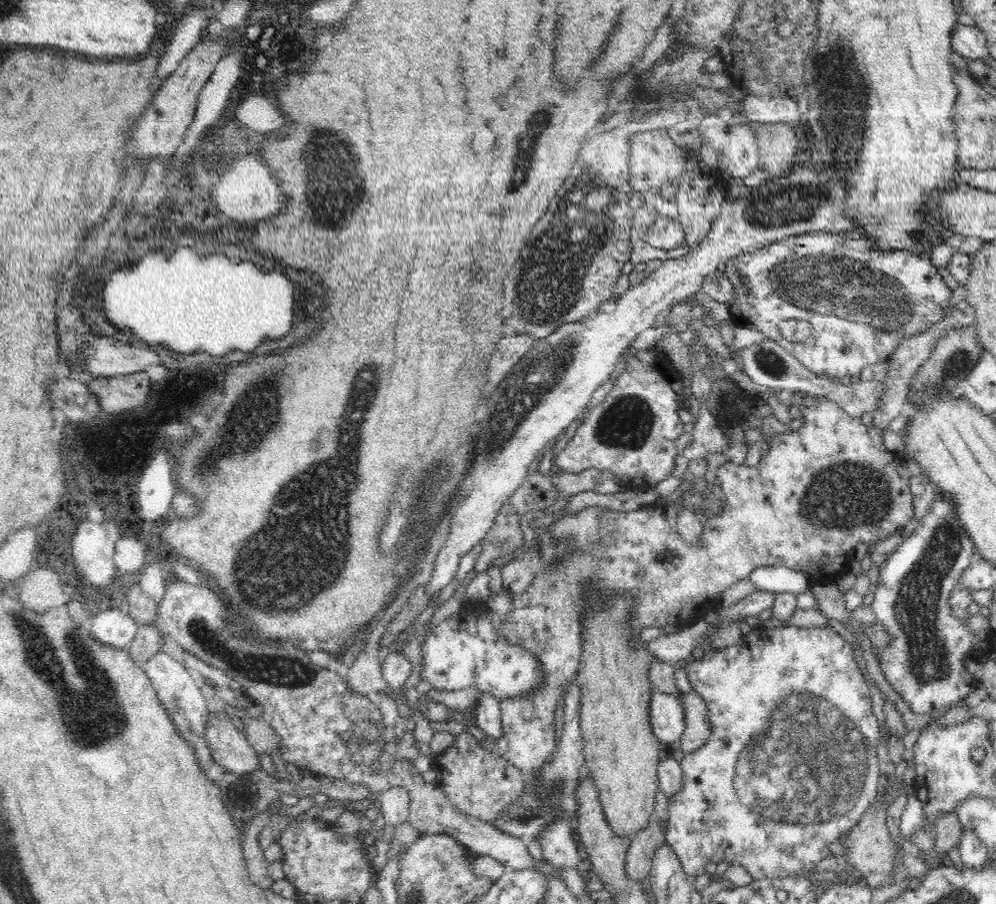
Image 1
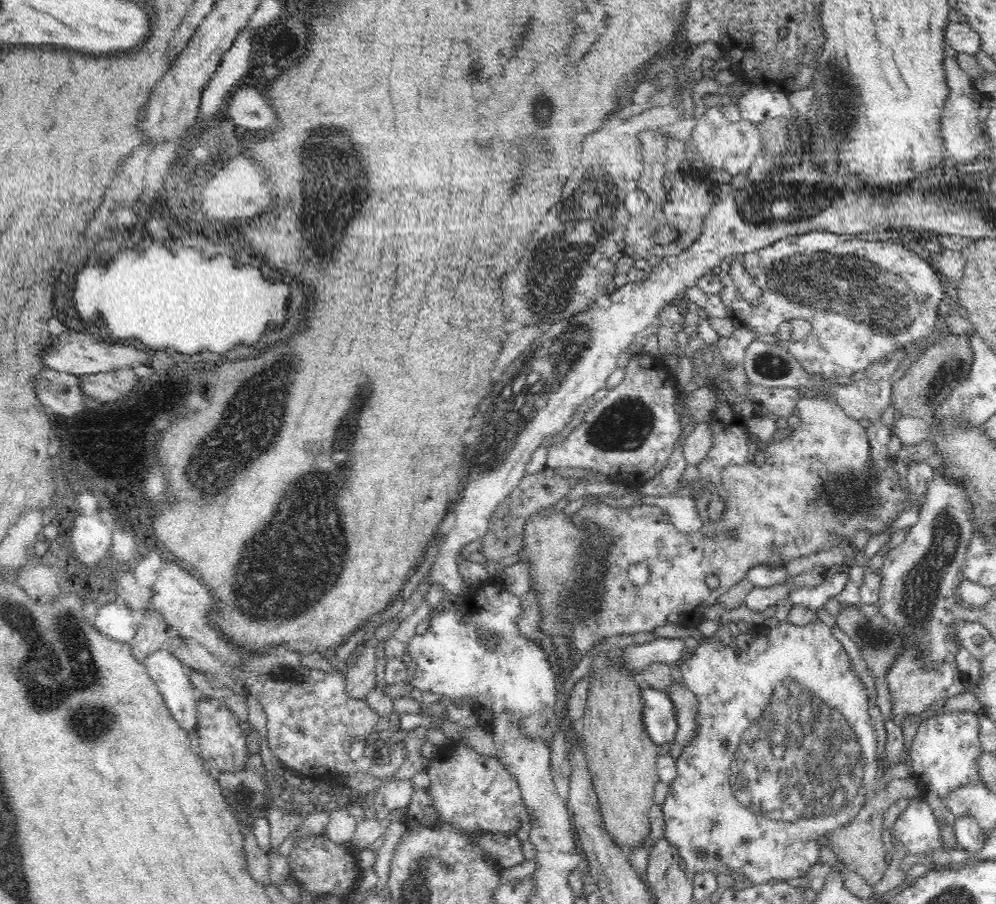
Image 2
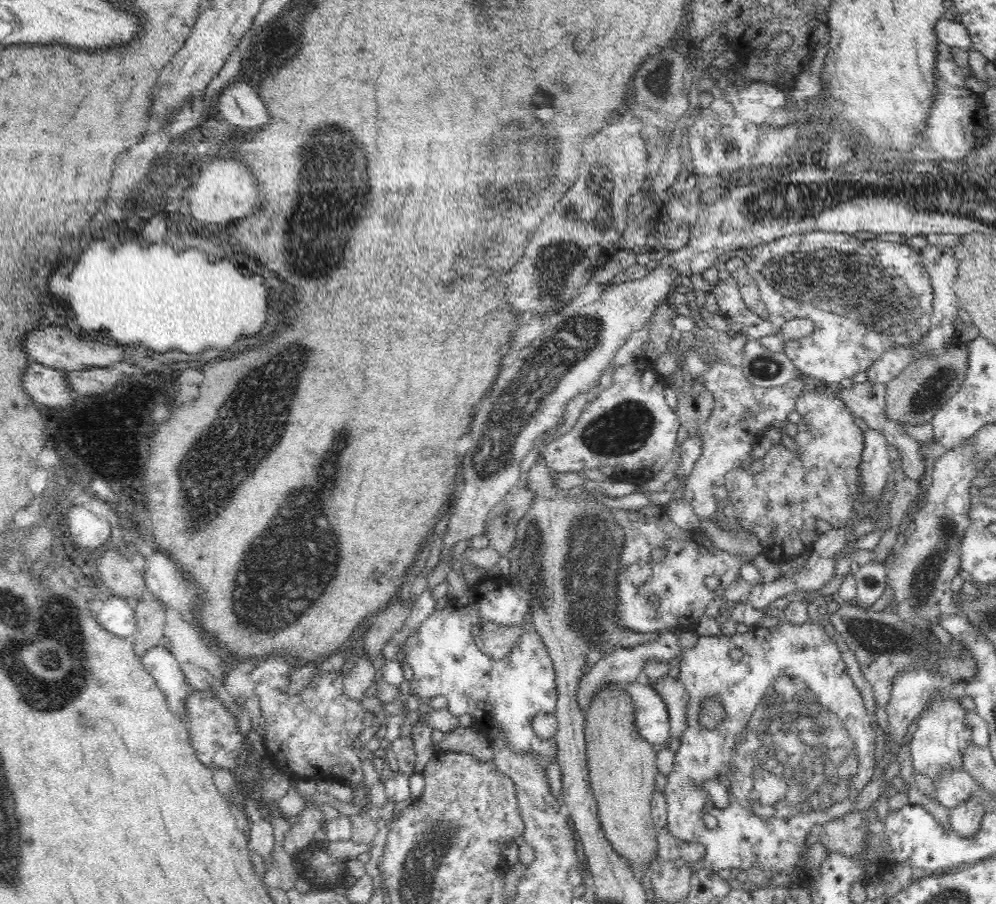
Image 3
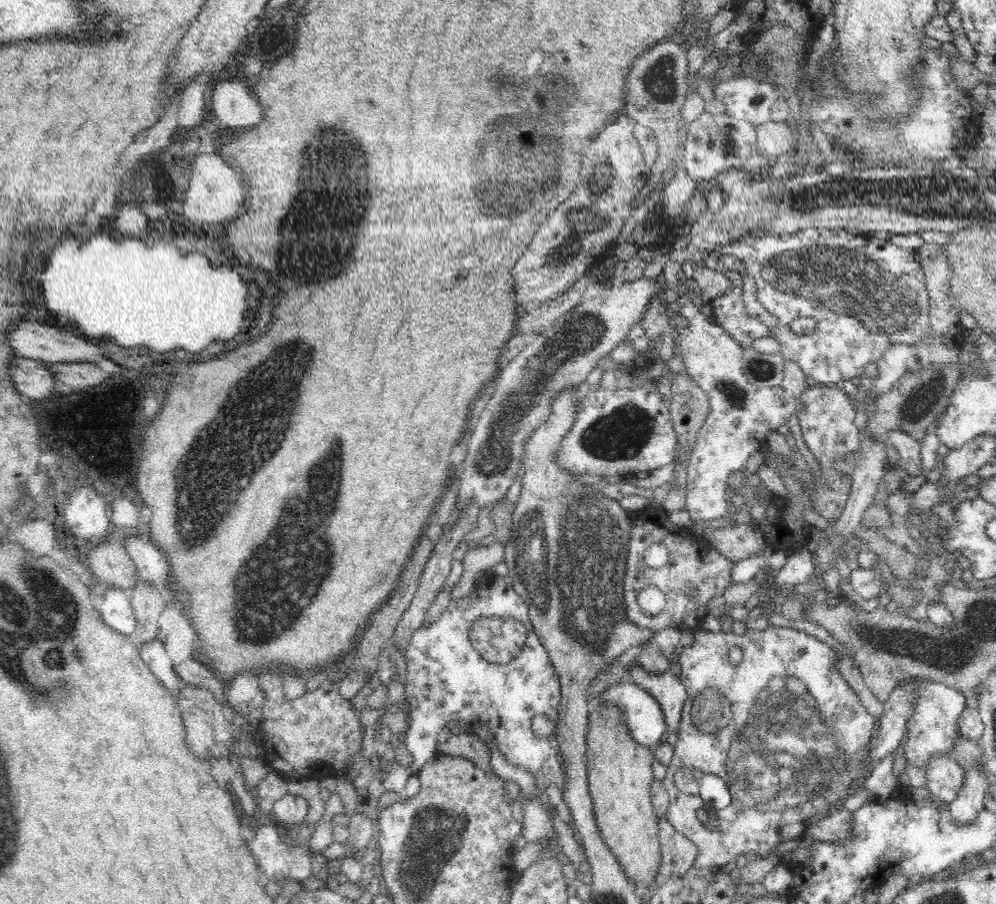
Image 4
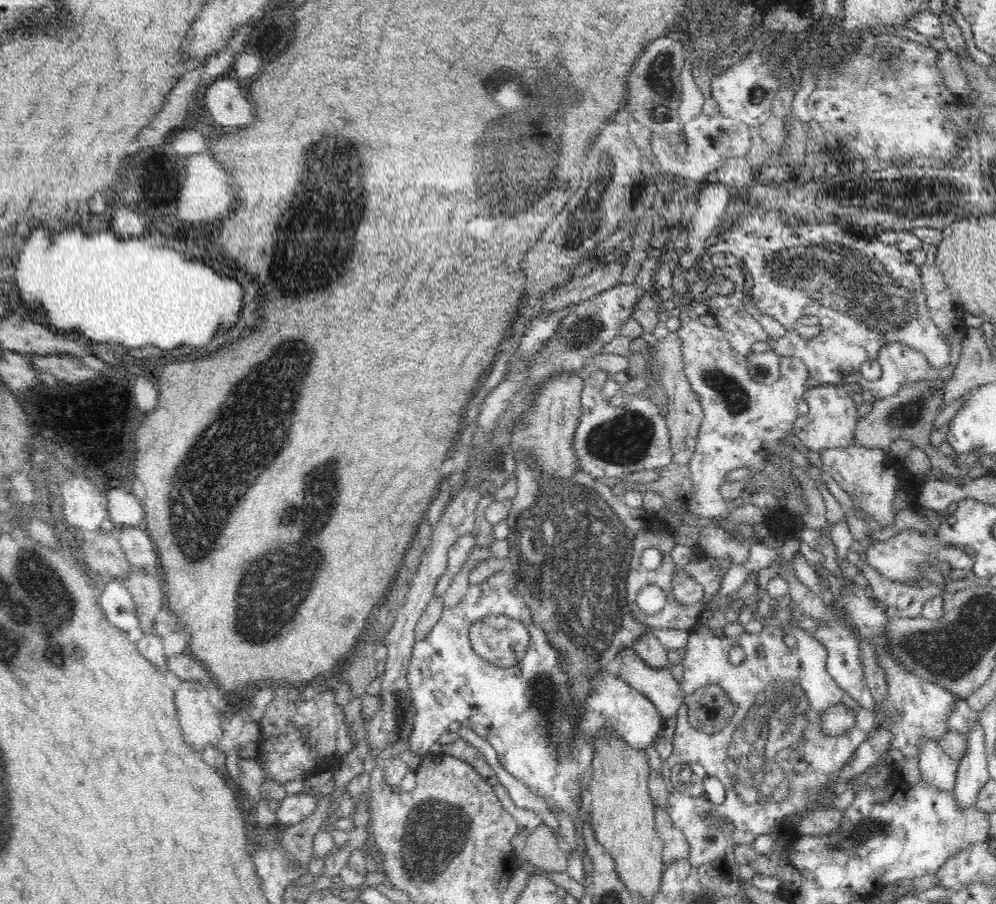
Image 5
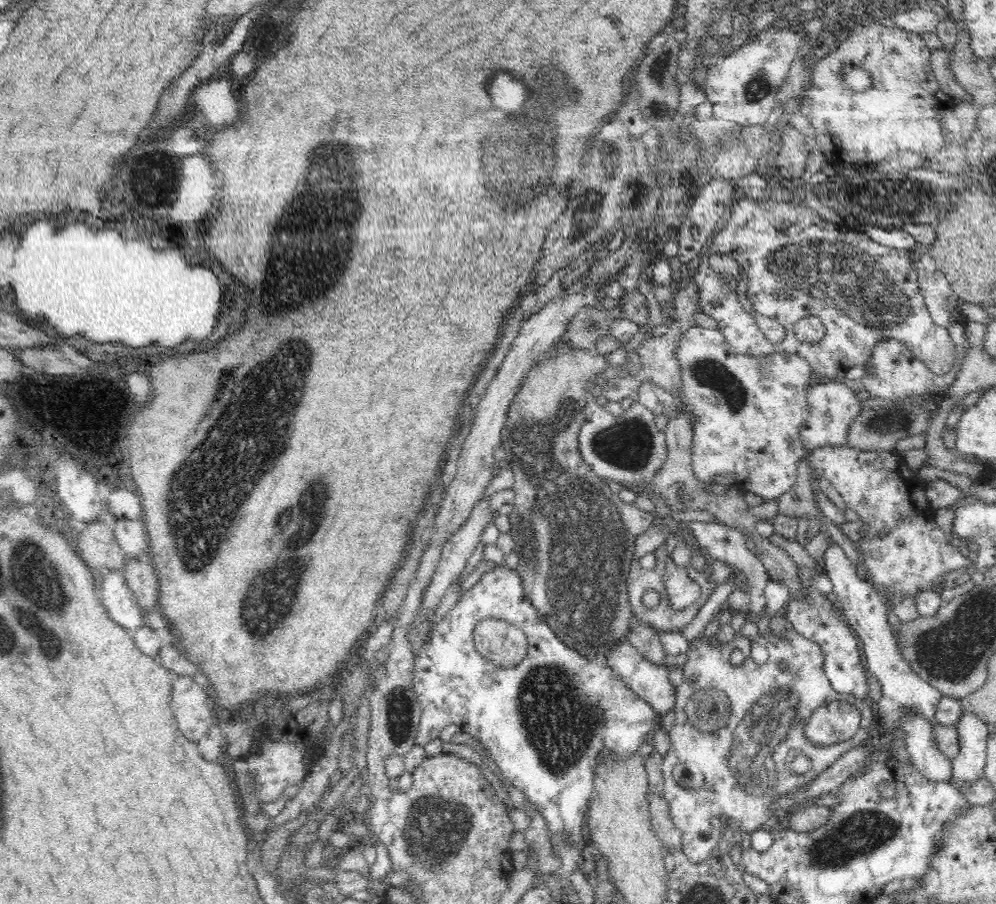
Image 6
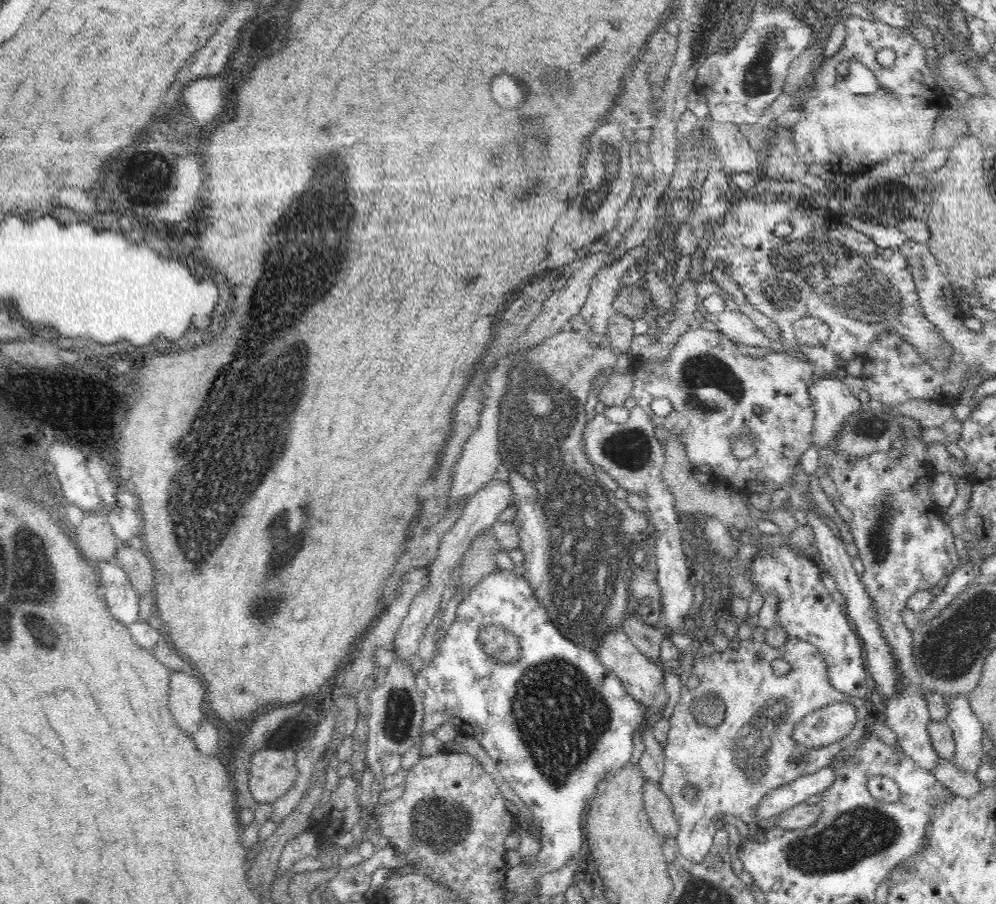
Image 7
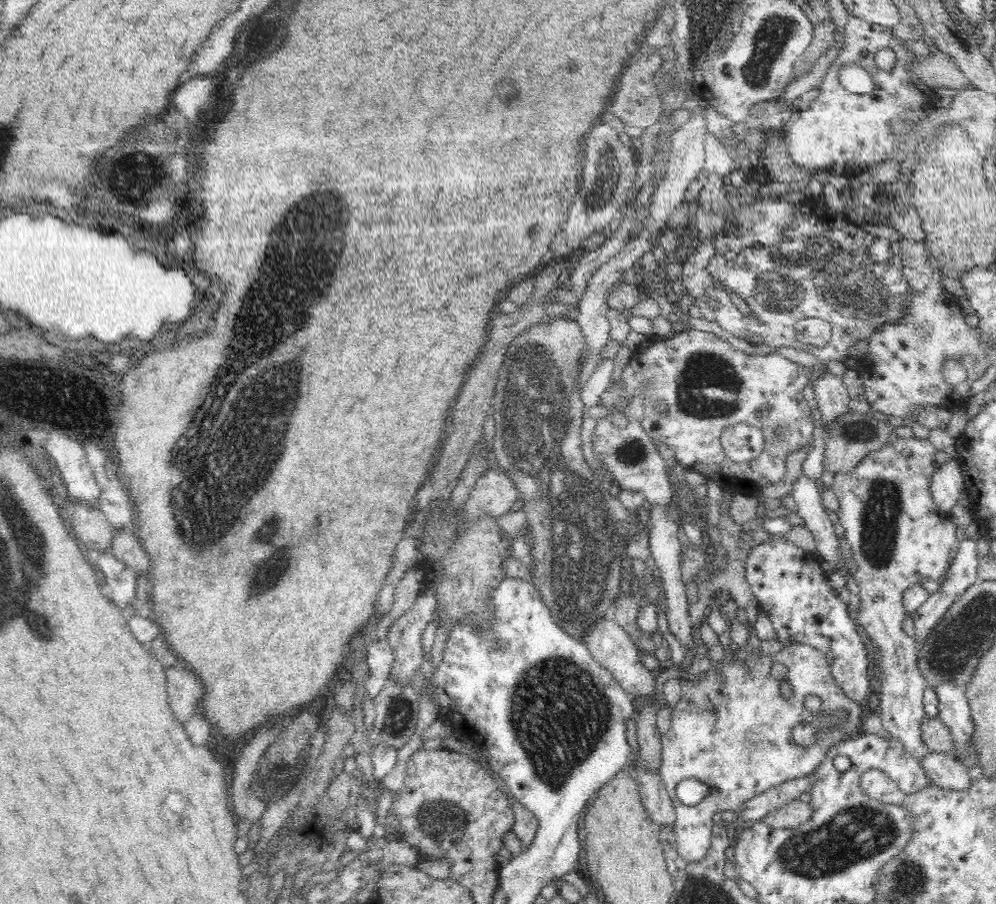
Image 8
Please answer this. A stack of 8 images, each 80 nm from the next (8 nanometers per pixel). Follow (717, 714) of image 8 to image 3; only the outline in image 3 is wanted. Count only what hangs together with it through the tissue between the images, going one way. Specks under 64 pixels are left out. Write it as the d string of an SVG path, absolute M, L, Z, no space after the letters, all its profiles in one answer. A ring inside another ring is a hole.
M770 609L764 610L759 624L750 620L752 627L748 628L745 633L736 633L734 636L724 636L722 633L717 636L699 636L698 642L692 648L682 649L679 659L678 675L679 681L685 684L687 690L686 696L689 696L687 704L687 727L681 736L680 746L675 752L675 761L670 774L667 774L666 786L663 793L666 795L667 806L667 827L668 832L672 833L676 839L687 842L701 844L706 849L706 856L698 862L692 862L690 869L692 872L699 871L701 868L720 870L720 868L730 868L734 872L740 869L747 869L752 866L760 865L764 867L764 875L770 878L774 873L784 872L790 874L790 878L797 882L804 876L805 868L798 866L798 861L804 858L808 843L807 836L811 830L822 827L832 819L838 819L854 811L854 798L861 792L866 784L871 782L875 772L874 762L876 754L874 750L874 739L876 733L872 717L866 710L866 704L860 695L860 690L854 685L852 678L846 671L846 664L840 655L840 650L836 642L833 642L824 630L824 625L816 622L806 622L802 625L792 625L788 623L782 610ZM732 649L740 649L742 658L739 661L732 660L730 652ZM715 696L725 705L727 713L725 720L713 729L705 729L698 723L699 705L702 700ZM706 779L716 779L726 788L728 792L728 806L726 808L716 808L712 801L702 791L702 784ZM708 812L714 818L717 818L718 825L715 829L708 829L704 825L702 815Z

